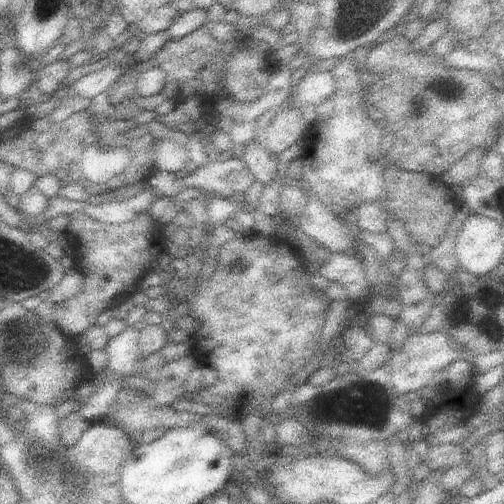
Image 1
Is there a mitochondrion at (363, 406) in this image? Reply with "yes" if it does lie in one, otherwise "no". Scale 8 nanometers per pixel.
yes

